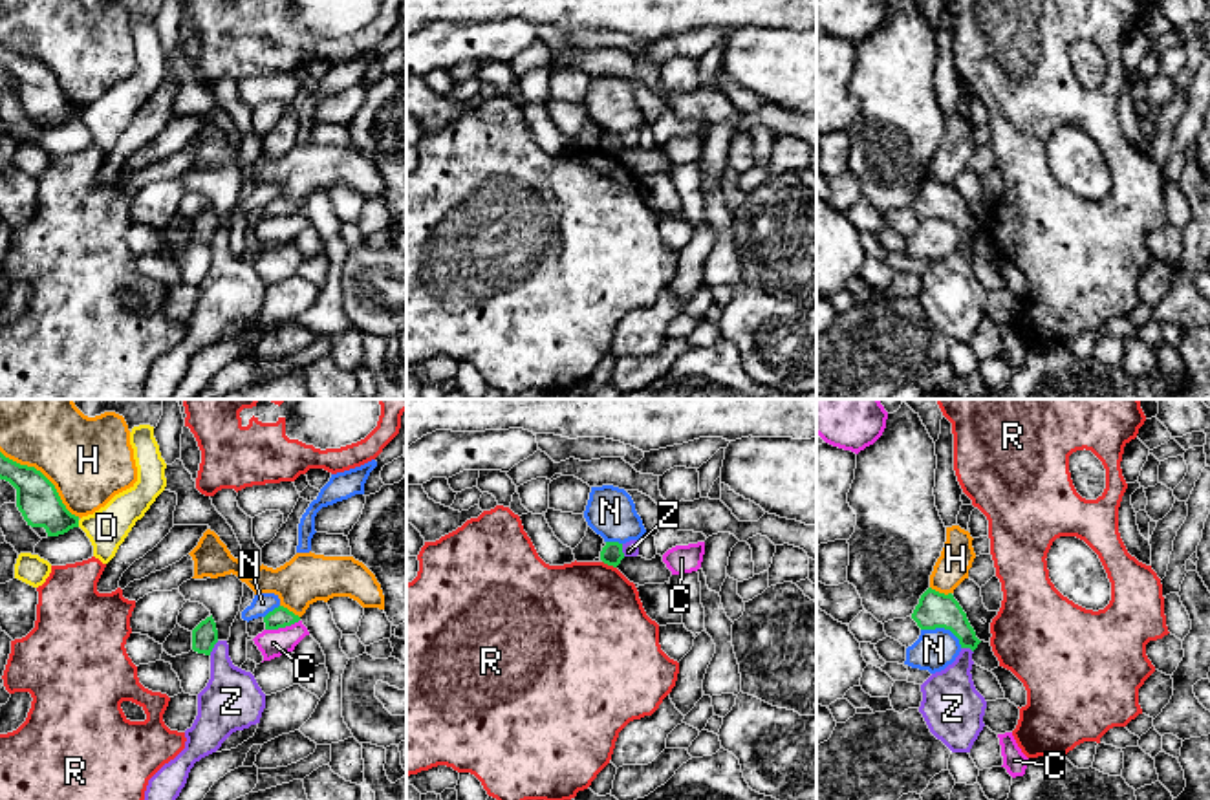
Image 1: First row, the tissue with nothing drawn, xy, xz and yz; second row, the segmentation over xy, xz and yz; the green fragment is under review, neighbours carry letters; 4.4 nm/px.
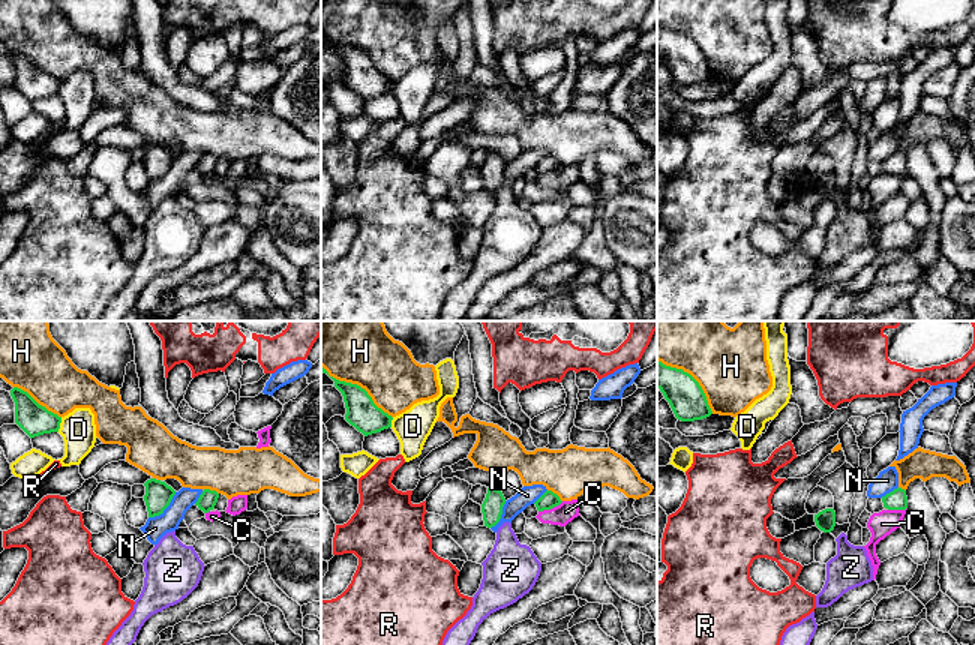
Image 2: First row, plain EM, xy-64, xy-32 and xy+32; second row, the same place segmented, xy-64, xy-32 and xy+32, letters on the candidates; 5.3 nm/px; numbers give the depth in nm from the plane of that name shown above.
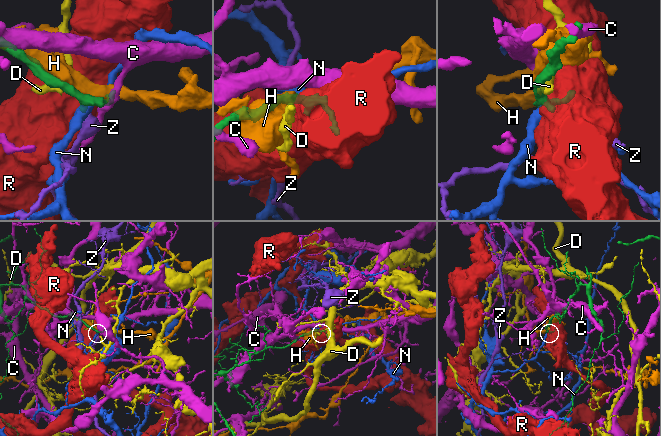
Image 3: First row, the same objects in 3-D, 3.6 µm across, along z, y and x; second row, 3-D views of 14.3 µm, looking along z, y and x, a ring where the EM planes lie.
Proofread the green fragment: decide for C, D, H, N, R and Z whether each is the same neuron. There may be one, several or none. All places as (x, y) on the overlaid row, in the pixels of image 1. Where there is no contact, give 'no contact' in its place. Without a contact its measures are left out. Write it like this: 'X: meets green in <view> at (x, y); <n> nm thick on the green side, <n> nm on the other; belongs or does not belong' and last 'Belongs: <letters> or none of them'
C: meets green in xy at (282, 627); 90 nm thick on the green side, 130 nm on the other; does not belong
D: meets green in xy at (77, 524); 190 nm thick on the green side, 180 nm on the other; does not belong
H: meets green in xy at (44, 476); 190 nm thick on the green side, 380 nm on the other; does not belong
N: meets green in yz at (943, 627); 160 nm thick on the green side, 180 nm on the other; does not belong
R: meets green in xz at (610, 564); 100 nm thick on the green side, 480 nm on the other; does not belong
Z: meets green in xy at (213, 647); 110 nm thick on the green side, 260 nm on the other; does not belong
Belongs: none of them

